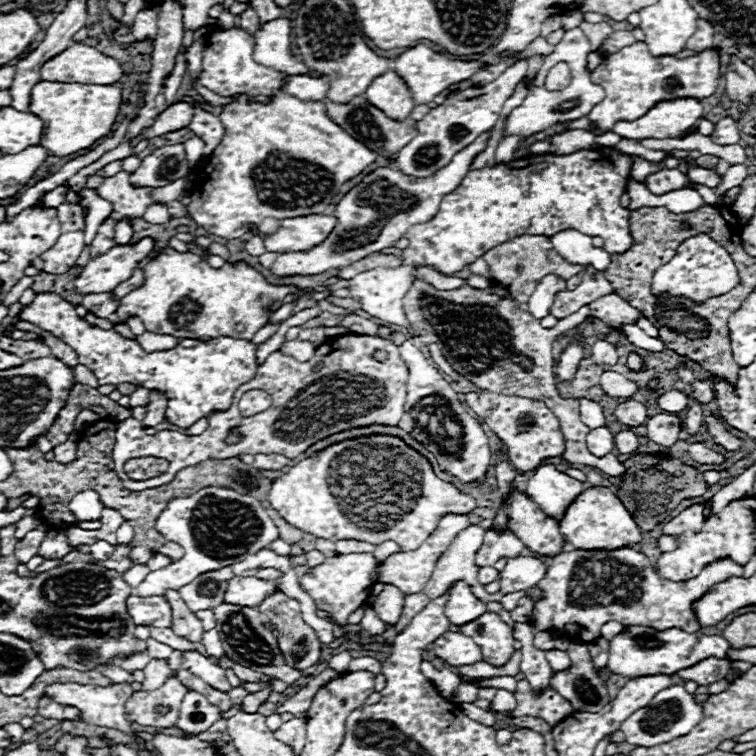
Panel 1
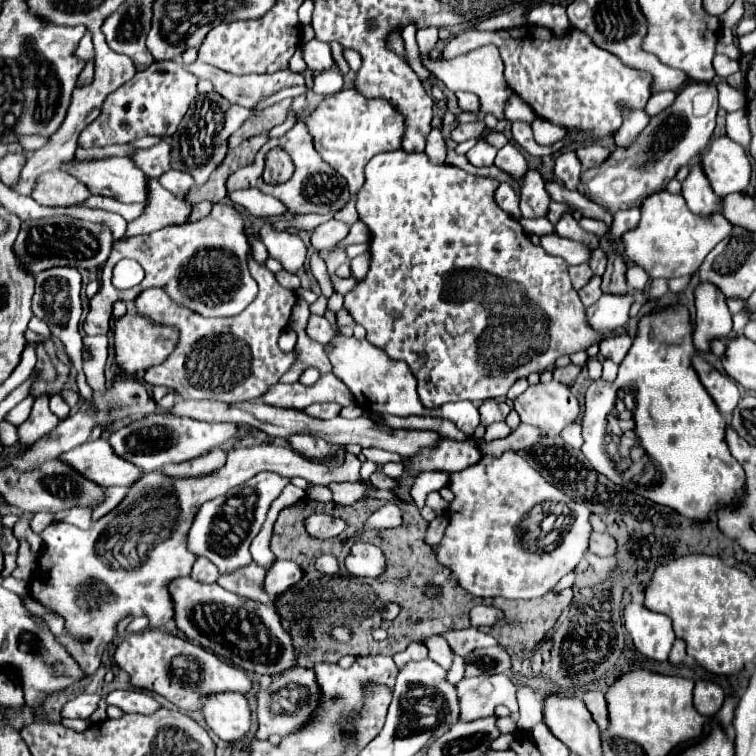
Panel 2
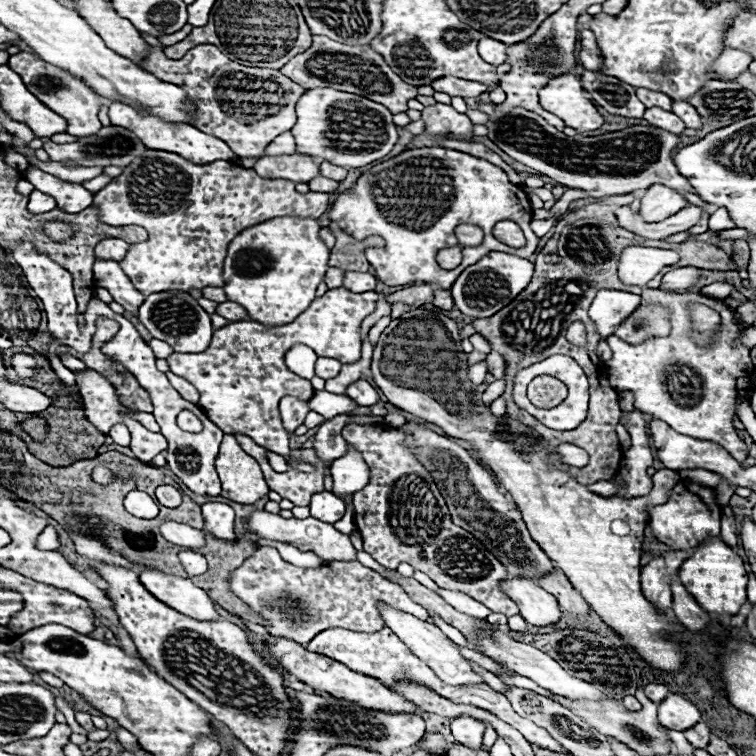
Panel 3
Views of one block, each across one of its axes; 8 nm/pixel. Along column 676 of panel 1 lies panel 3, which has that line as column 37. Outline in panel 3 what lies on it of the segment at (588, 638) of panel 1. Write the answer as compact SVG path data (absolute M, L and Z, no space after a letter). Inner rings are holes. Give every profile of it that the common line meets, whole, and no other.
M8 570L8 588L10 590L16 590L18 594L22 594L24 598L24 608L22 612L18 612L8 628L14 632L14 634L22 634L22 632L28 632L32 628L40 628L40 626L46 626L46 624L62 624L66 628L72 628L74 632L80 632L80 634L90 634L94 630L94 612L92 608L88 606L88 602L68 590L60 590L60 588L54 588L50 584L42 584L42 582L34 582L14 570Z

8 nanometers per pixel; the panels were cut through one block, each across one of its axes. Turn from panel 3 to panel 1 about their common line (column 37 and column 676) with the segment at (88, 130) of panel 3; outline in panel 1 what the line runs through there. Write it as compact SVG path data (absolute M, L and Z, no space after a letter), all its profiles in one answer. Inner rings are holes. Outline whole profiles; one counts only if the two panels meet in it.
M634 42L632 46L626 46L616 54L604 56L602 64L592 70L592 80L596 84L602 84L606 90L606 98L588 114L588 118L598 126L594 134L600 136L610 132L618 120L636 120L644 116L660 100L680 96L702 100L712 96L720 82L720 54L718 48L710 48L688 58L652 56L644 42Z

